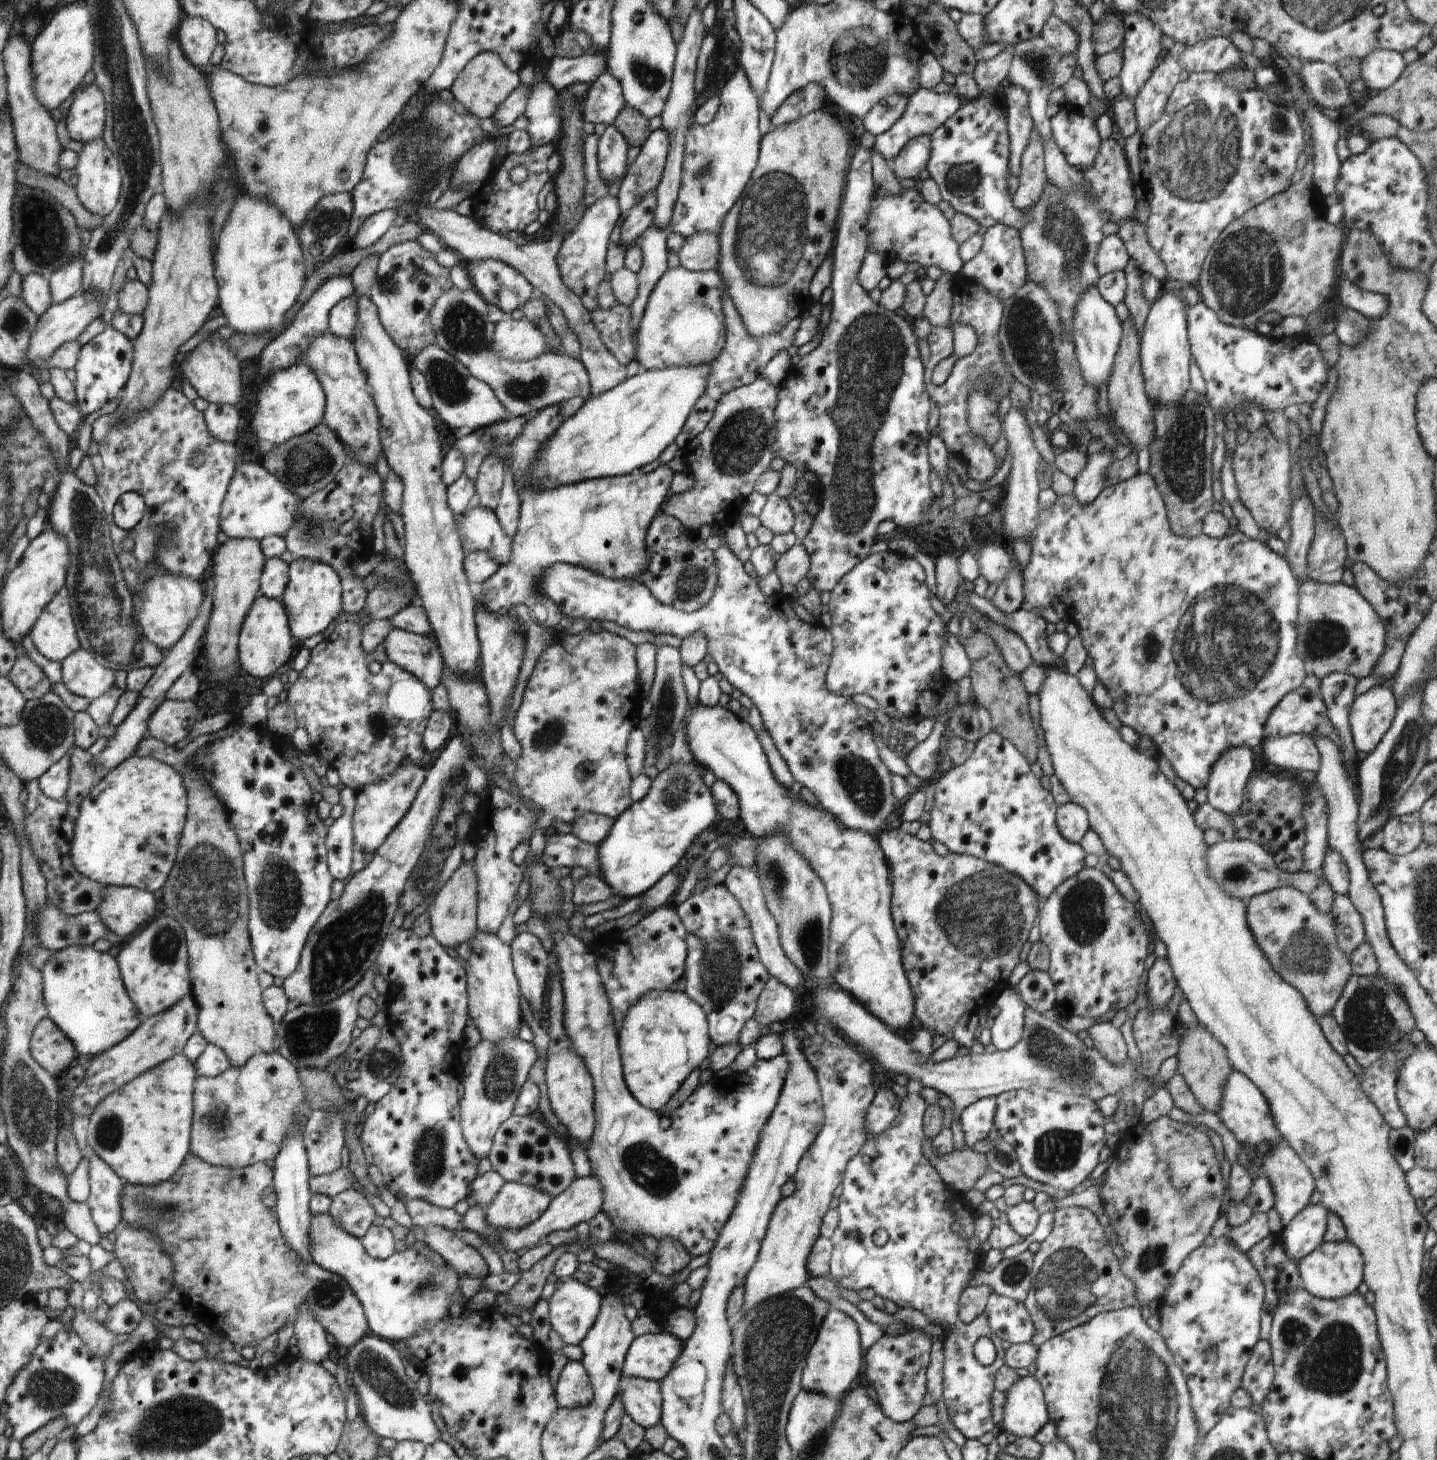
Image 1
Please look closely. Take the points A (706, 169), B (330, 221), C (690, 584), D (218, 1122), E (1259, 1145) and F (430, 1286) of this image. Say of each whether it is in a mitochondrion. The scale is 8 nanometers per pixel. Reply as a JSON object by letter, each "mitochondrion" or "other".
{"A":"mitochondrion","B":"mitochondrion","C":"mitochondrion","D":"mitochondrion","E":"other","F":"mitochondrion"}

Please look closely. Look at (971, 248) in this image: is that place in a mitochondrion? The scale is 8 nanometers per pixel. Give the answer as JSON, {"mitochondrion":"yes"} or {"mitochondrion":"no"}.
{"mitochondrion":"no"}

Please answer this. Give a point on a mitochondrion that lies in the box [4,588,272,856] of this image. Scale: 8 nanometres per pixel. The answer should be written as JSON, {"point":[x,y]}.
{"point":[45,727]}

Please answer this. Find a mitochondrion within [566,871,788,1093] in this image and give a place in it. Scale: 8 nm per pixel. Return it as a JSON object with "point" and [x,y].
{"point":[721,971]}

